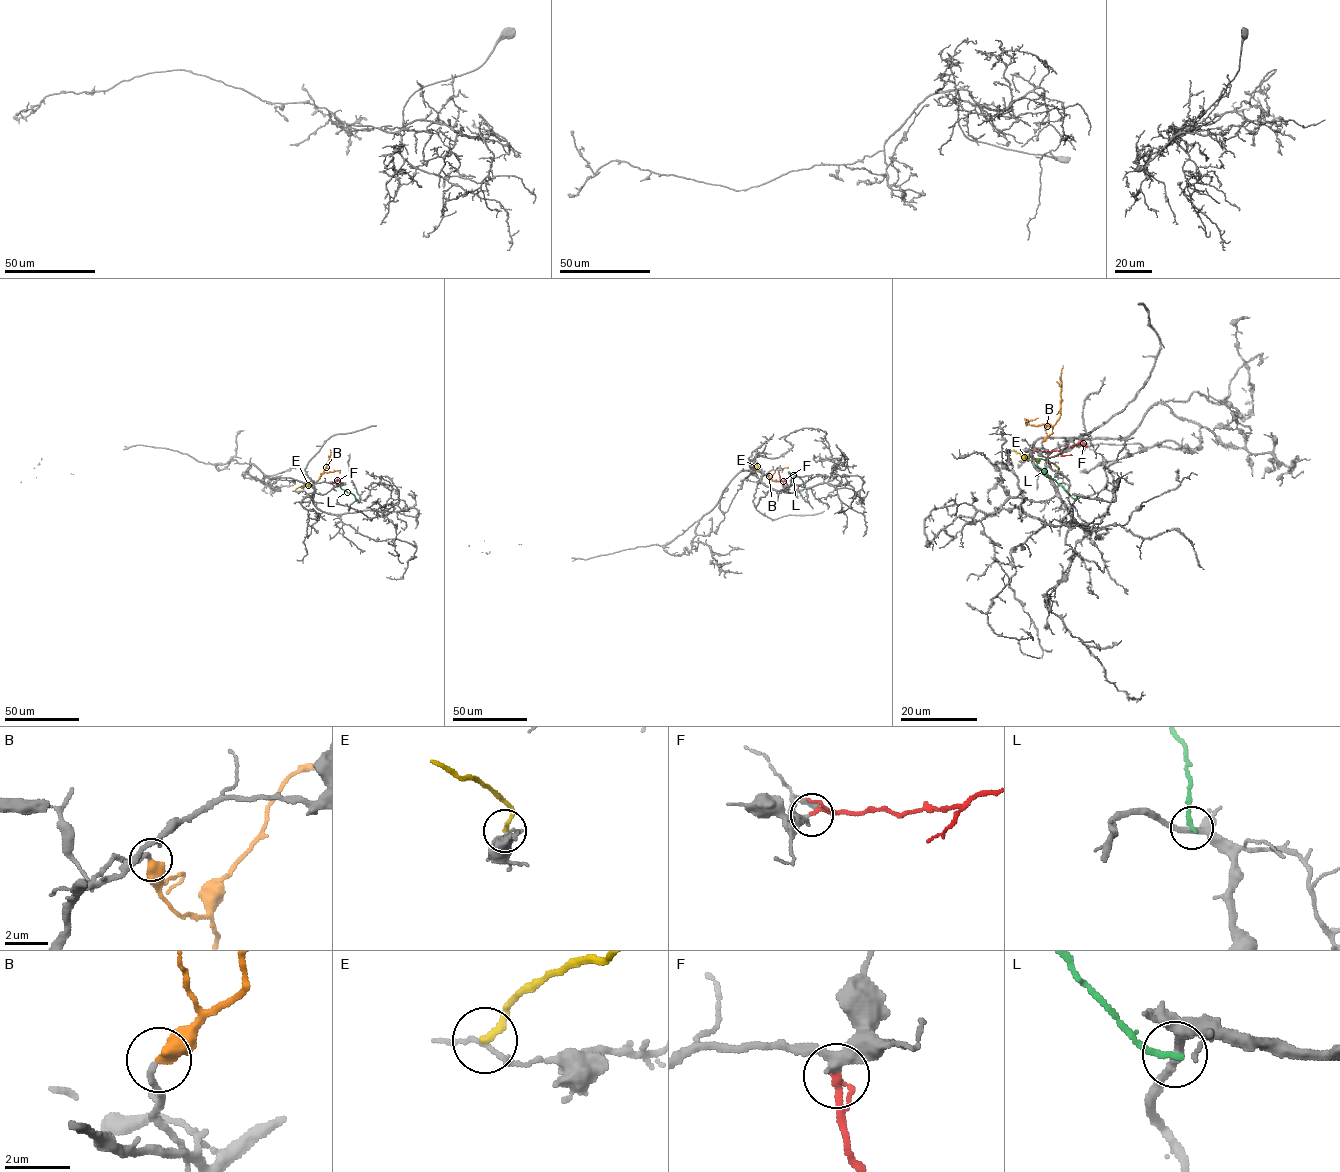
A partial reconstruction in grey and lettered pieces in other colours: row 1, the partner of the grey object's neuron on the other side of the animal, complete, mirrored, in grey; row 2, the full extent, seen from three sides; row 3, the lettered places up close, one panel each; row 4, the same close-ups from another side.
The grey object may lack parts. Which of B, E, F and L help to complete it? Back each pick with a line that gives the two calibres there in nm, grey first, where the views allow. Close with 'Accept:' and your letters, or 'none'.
B: 220/550 nm
F: 320/200 nm
Accept: B, F

